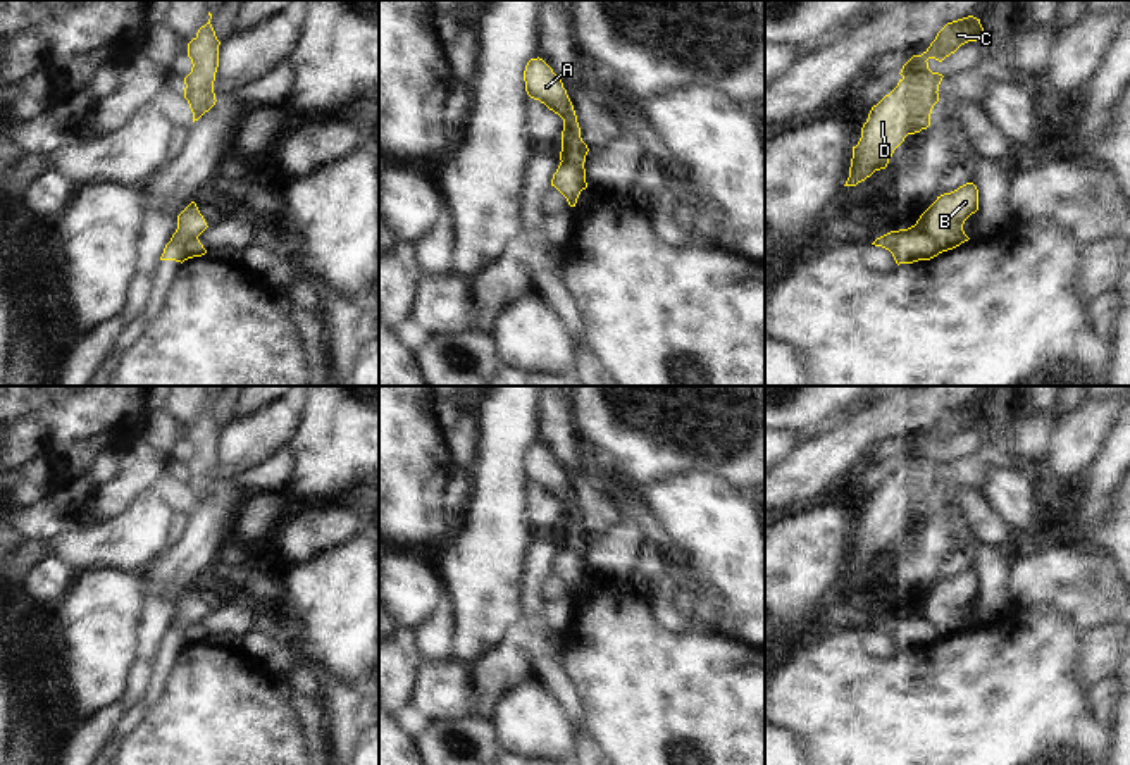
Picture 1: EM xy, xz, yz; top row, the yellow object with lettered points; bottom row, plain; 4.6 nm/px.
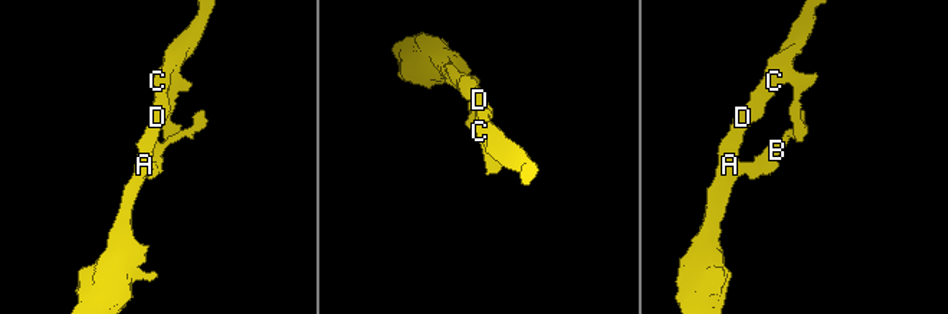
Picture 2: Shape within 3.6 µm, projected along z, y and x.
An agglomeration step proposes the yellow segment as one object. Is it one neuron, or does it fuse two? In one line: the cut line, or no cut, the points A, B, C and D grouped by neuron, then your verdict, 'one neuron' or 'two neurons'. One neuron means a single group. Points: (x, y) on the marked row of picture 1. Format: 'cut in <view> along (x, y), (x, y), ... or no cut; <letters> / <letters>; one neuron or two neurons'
cut in xy along (197, 236), (188, 236), (183, 242), (183, 259); A C D / B; two neurons

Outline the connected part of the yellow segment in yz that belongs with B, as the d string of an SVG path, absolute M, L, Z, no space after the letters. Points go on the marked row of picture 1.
M966 183L951 193L937 196L915 226L932 236L942 253L970 239L963 231L963 224L977 210L978 190L973 183Z

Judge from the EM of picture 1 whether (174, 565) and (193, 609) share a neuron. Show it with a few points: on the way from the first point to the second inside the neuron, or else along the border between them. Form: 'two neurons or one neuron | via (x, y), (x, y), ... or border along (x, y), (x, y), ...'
two neurons | border along (193, 586), (176, 603)

